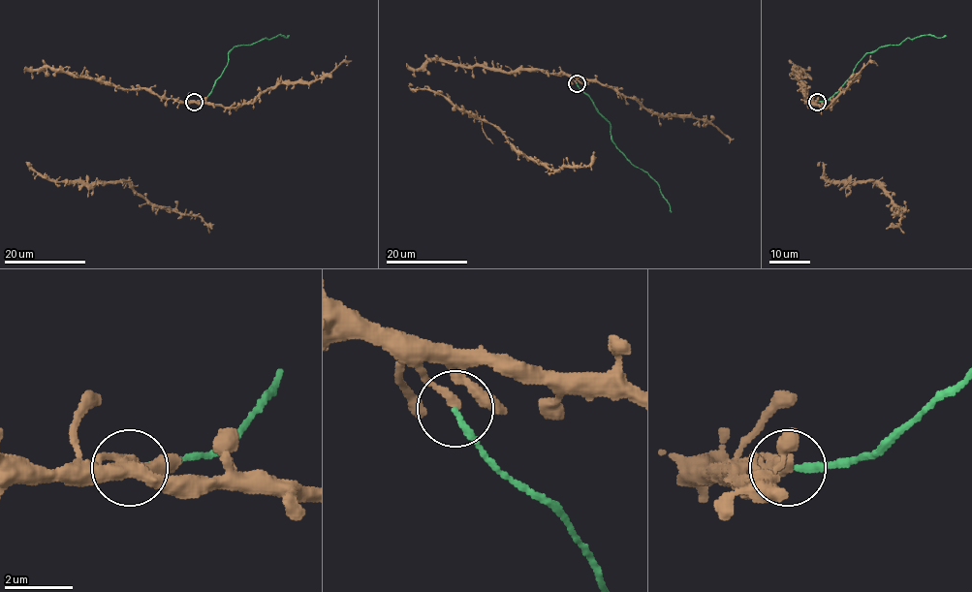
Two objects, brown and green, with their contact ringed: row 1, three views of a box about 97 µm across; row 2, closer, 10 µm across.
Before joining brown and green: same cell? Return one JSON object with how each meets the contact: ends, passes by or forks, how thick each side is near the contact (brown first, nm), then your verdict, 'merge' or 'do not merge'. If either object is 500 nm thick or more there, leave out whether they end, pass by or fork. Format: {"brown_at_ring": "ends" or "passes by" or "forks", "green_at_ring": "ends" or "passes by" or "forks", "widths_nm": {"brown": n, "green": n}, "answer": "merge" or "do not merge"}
{"brown_at_ring": "ends", "green_at_ring": "ends", "widths_nm": {"brown": 280, "green": 200}, "answer": "do not merge"}

